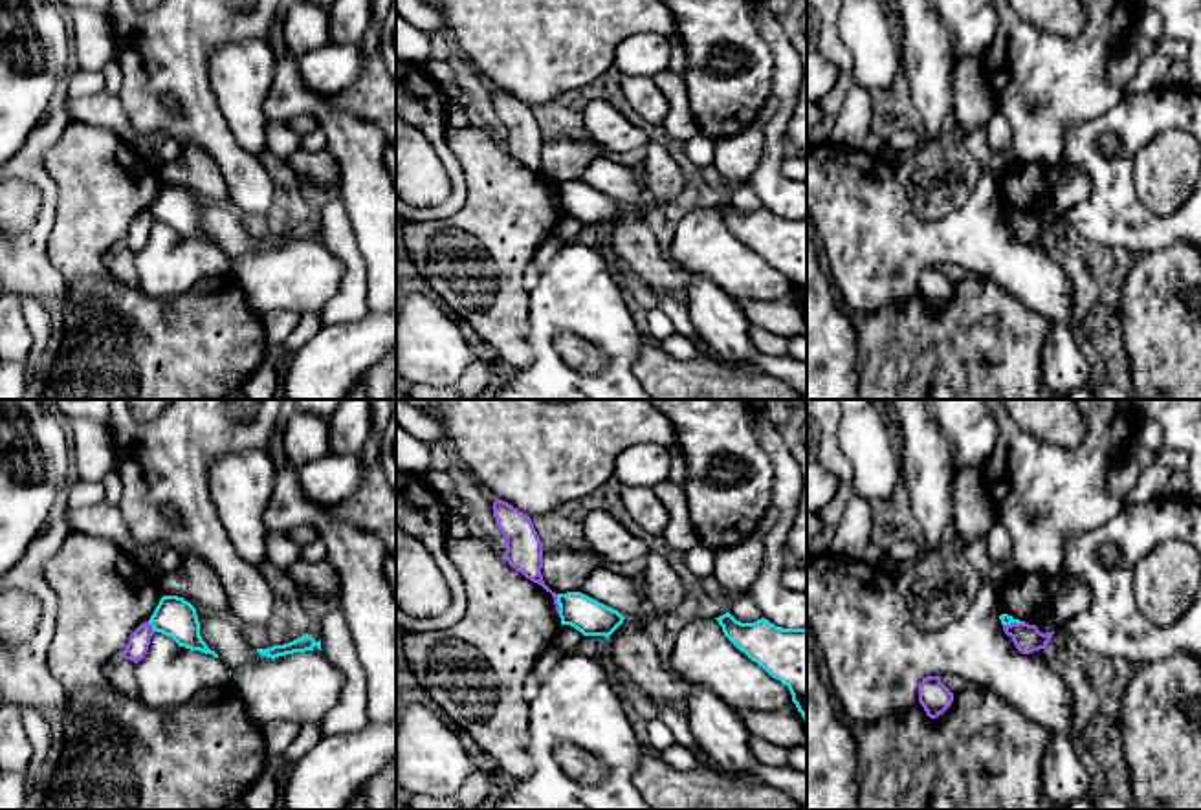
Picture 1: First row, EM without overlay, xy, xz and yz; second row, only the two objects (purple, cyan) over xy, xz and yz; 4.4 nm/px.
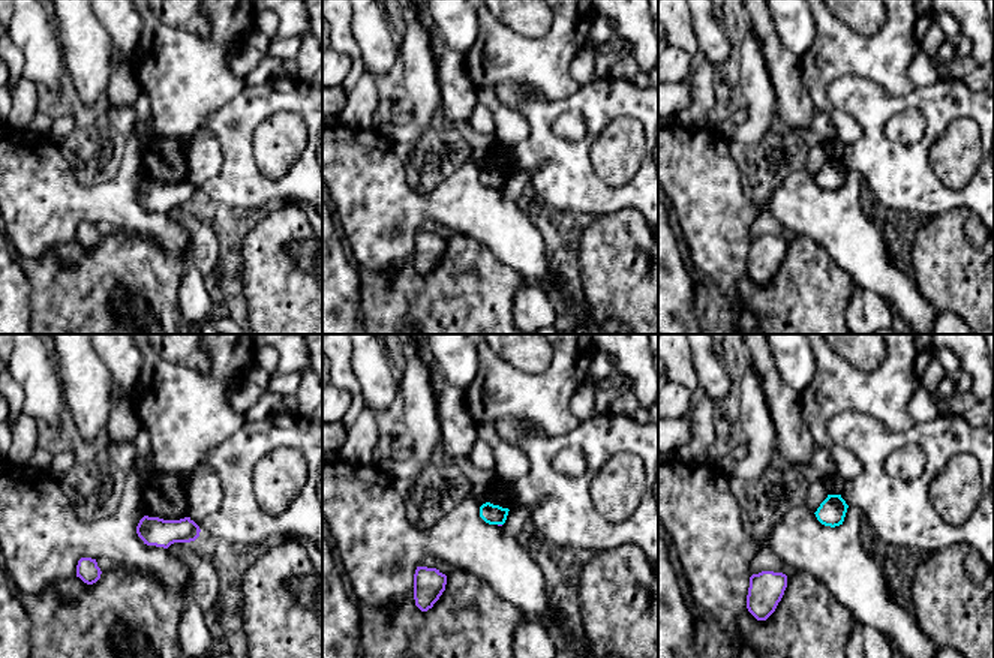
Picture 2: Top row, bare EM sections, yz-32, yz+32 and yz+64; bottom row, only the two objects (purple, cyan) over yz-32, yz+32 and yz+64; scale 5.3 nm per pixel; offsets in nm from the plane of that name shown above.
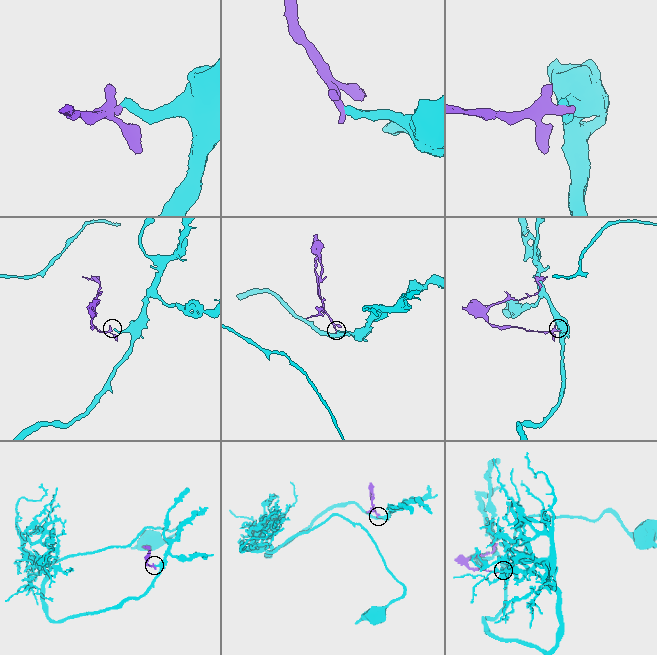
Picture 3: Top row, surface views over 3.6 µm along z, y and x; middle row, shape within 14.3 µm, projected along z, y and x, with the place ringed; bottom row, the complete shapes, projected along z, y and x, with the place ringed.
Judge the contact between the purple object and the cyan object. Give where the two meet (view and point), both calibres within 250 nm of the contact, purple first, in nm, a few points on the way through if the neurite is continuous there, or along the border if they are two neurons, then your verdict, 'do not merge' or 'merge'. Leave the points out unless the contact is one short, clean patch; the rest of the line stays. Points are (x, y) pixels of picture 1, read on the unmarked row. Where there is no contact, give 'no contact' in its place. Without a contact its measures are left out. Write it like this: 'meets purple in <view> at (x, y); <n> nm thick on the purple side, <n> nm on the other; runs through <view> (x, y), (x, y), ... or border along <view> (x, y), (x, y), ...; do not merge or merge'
meets purple in xz at (556, 193); 150 nm thick on the purple side, 160 nm on the other; border along xz (556, 184), (560, 202); do not merge

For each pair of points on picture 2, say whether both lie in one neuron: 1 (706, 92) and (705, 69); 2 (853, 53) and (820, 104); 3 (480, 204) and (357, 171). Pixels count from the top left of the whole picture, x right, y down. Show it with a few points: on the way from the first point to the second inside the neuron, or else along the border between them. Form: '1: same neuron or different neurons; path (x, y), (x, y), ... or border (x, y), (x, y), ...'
1: same neuron; path (705, 86), (705, 75)
2: same neuron; path (840, 62), (820, 81), (820, 90)
3: same neuron; path (450, 204), (390, 204), (387, 201)

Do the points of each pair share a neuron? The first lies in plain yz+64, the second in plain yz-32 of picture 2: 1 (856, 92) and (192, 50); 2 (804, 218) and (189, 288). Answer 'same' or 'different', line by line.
1: different
2: different

